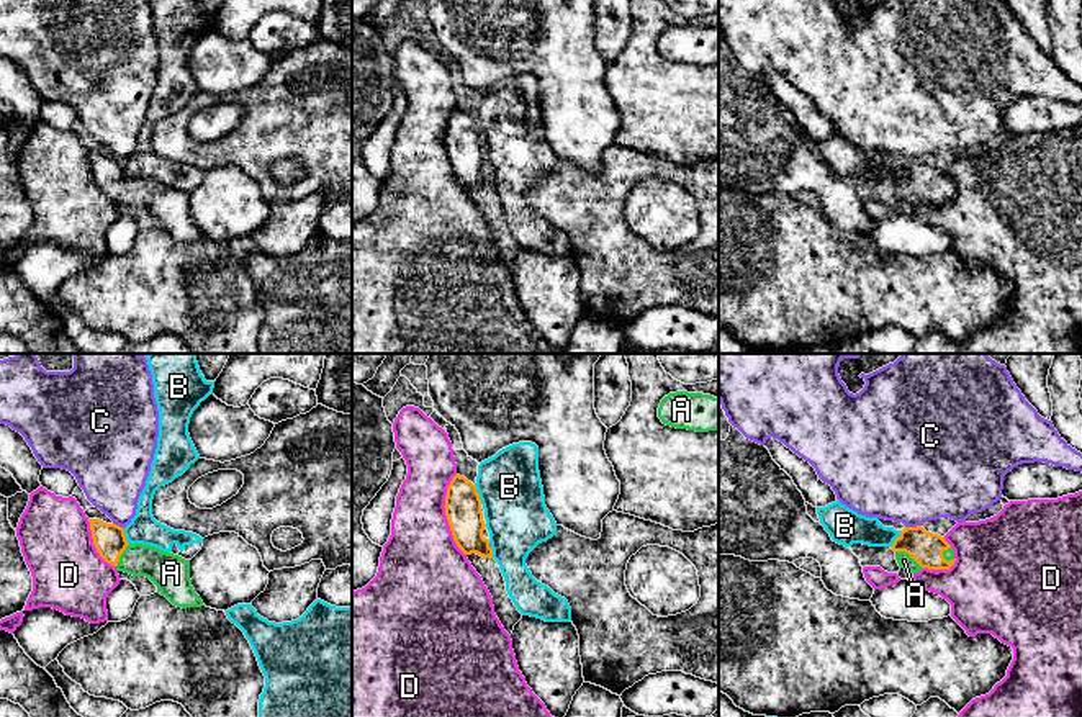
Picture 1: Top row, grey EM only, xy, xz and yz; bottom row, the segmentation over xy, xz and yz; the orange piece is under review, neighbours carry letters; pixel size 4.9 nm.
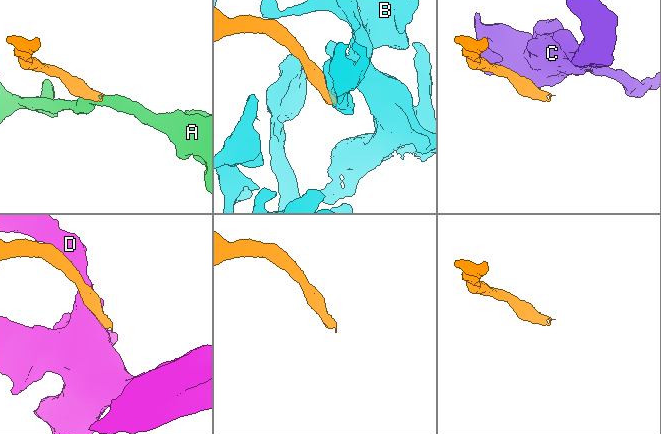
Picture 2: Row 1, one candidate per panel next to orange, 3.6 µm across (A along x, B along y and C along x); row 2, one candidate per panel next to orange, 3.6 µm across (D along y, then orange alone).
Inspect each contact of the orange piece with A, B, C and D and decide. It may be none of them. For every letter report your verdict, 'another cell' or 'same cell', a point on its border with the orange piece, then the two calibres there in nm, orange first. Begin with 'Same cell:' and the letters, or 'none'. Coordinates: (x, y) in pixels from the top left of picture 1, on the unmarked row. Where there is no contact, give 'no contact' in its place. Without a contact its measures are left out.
Same cell: A
A: same cell | yz (909, 187) | 160/70 nm
B: another cell | xz (478, 128) | 180/320 nm
C: another cell | yz (912, 161) | 160/460 nm
D: another cell | xz (446, 148) | 180/380 nm

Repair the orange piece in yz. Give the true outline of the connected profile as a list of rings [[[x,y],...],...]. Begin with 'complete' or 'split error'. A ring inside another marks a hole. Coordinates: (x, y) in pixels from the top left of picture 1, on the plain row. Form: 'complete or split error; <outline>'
split error; [[[922,159],[904,160],[890,182],[899,200],[912,206],[922,201],[949,203],[956,195],[954,183],[944,170],[926,165]]]

